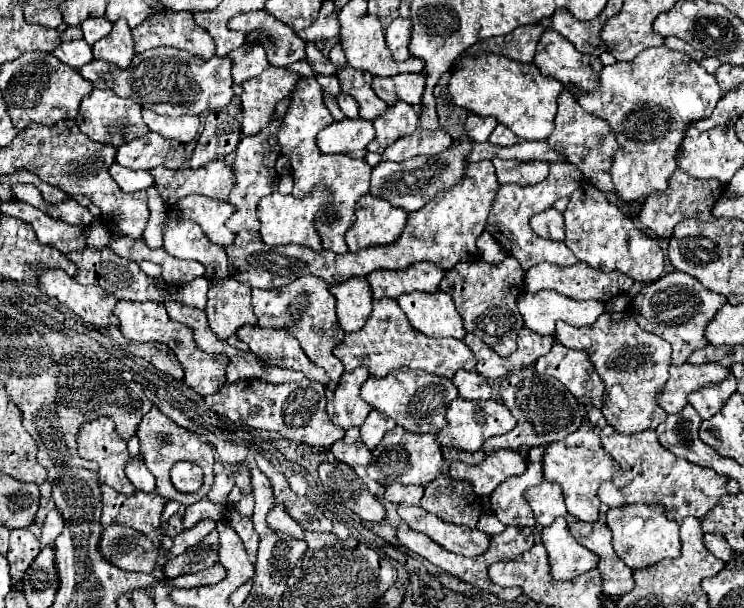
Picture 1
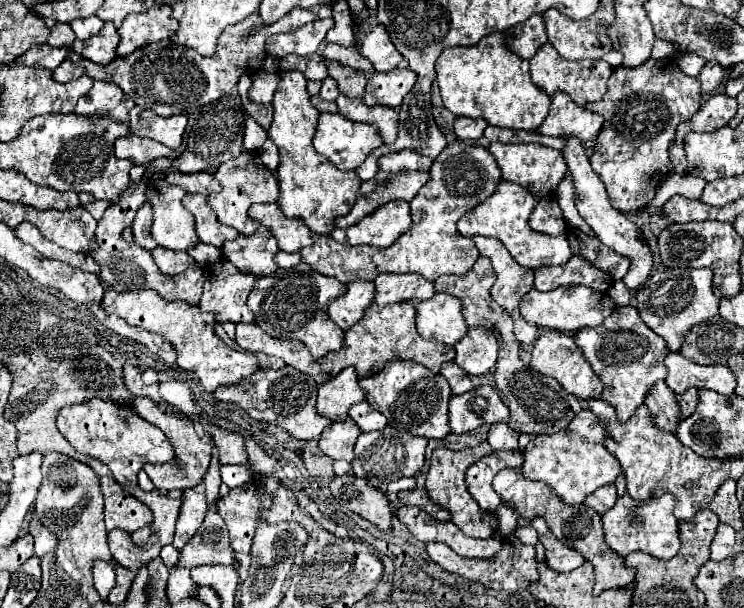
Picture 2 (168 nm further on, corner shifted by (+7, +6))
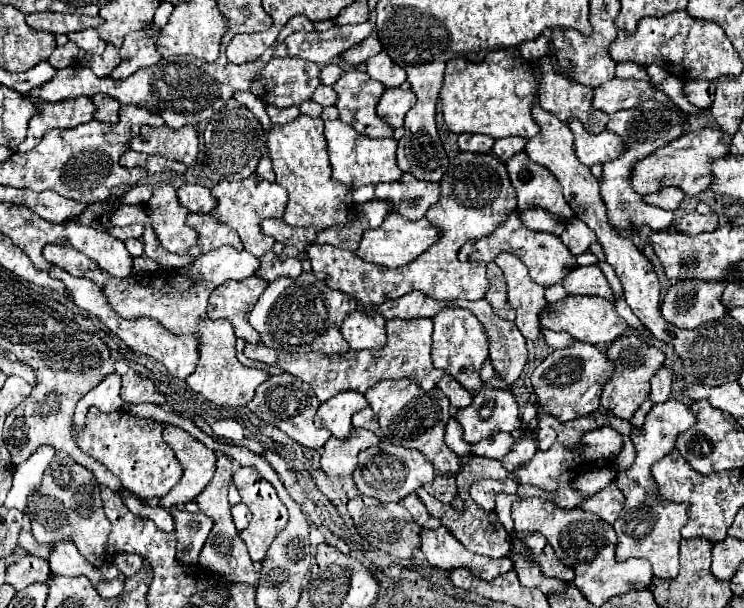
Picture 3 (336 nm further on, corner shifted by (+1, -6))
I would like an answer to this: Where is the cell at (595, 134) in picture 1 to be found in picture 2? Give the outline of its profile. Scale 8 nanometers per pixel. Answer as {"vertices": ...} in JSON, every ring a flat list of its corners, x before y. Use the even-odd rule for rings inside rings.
{"vertices":[[555,92,551,98,549,114,537,132,543,136,577,138,583,148,593,148,601,126,603,118,599,114,575,104,567,94]]}

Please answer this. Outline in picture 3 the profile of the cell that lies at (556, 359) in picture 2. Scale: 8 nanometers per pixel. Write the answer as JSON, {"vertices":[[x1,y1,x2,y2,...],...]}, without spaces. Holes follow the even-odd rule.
{"vertices":[[579,342,573,348,561,352,551,352,531,374,531,384,537,394,537,404,561,424,575,420,579,416,589,416,599,406,599,396,607,380,613,376,613,364,609,362,605,350]]}

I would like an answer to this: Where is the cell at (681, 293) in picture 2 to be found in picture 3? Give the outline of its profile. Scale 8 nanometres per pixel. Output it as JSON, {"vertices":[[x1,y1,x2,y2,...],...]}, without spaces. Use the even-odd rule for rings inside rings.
{"vertices":[[687,280,669,288,661,302,661,314,677,328,697,328,707,320,725,316,721,304,723,282]]}

